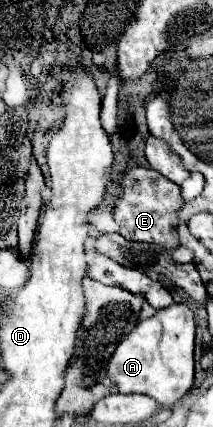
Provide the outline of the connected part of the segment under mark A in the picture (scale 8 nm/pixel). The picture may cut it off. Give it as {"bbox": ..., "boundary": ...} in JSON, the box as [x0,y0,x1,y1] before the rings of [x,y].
{"bbox":[106,304,194,406],"boundary":[[[172,304],[170,308],[158,310],[152,318],[138,322],[136,328],[122,338],[106,368],[108,380],[120,394],[146,394],[162,406],[176,404],[194,384],[194,312],[186,304]]]}

